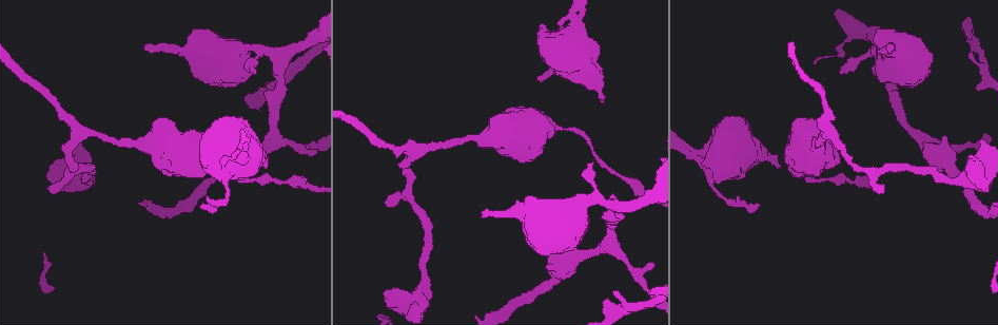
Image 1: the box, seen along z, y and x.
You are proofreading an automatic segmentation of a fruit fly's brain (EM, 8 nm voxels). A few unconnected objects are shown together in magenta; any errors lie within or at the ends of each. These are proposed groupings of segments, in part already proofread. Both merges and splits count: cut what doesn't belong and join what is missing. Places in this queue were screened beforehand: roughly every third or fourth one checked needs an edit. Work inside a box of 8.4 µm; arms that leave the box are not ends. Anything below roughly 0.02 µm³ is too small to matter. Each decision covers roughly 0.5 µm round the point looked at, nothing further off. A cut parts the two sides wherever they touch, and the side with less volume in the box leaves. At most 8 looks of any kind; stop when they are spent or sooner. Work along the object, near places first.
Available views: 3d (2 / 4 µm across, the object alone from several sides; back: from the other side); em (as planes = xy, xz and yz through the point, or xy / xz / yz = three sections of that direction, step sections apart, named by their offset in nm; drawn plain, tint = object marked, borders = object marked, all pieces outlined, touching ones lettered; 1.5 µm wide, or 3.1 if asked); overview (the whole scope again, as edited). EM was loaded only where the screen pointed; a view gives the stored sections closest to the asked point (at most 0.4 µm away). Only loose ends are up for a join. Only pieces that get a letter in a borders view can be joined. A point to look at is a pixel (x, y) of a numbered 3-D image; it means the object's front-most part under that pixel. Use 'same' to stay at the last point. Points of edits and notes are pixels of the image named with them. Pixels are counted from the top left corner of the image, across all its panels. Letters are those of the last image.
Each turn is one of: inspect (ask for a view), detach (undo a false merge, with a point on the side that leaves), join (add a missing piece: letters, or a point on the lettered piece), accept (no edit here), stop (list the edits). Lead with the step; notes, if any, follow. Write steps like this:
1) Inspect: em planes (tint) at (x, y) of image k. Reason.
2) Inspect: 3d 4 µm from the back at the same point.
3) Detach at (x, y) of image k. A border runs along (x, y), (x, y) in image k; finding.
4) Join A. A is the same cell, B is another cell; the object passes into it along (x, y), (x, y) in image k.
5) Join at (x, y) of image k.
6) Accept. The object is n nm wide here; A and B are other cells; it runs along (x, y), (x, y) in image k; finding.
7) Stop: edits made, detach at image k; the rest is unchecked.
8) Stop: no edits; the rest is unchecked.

Inspect: em planes (borders) at (839, 73) of image 1. An open end.

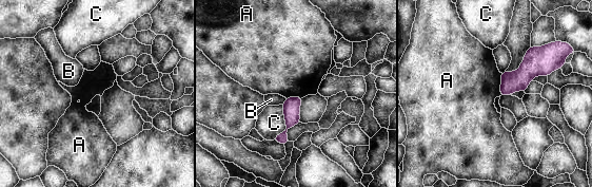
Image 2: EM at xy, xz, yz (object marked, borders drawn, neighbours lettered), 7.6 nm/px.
Accept. A, B and C are other cells; it runs along (298, 99), (291, 108), (282, 141) in image 2; no lettered piece goes on from it.

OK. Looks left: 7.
Inspect: 3d 2 µm at (613, 294) of image 1. Branch stops here.

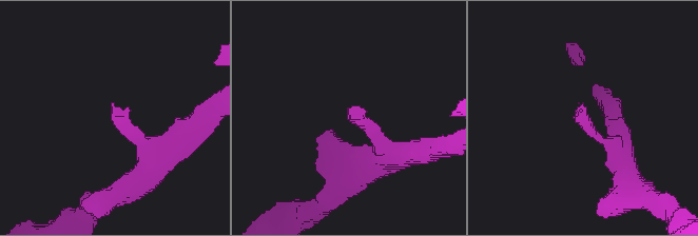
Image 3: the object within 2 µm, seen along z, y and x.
Inspect: em planes (plain) at (580, 105) of image 3. Need the tissue.

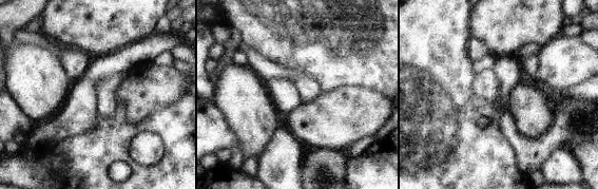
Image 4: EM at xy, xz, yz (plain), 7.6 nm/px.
Inspect: em planes (borders) at the same point.

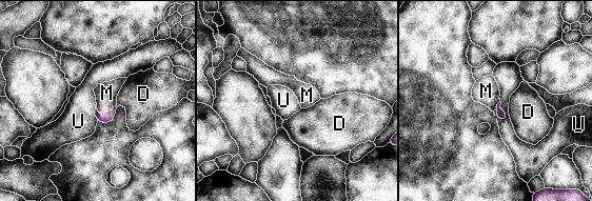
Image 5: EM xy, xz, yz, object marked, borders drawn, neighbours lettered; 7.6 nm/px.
Join M. The longest contact is with M, 160 nm; M is the same cell, D and U are other cells; it goes on there.

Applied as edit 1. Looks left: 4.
Inspect: overview.

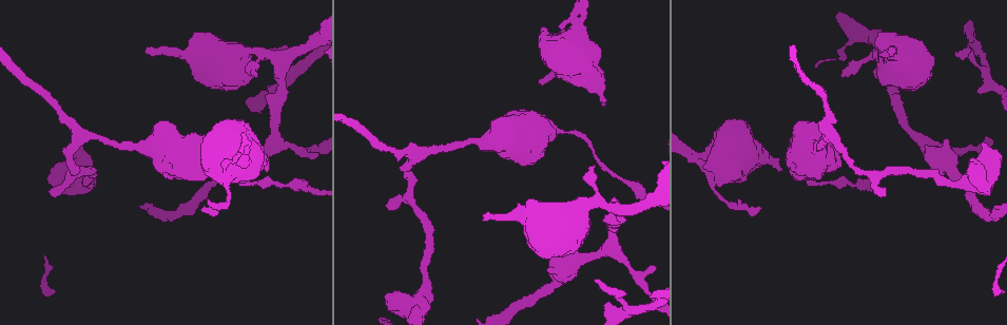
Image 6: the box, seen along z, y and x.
Inspect: em planes (borders) at (605, 104) of image 6. An open end.

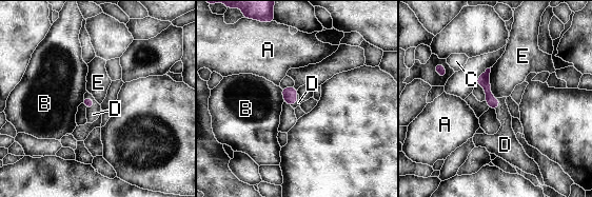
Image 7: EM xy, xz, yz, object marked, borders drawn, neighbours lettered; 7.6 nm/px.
Join D. D is the same cell, A, B, C and E are other cells; the object passes into it along (89, 103), (93, 100), (93, 114) in image 7; the cell continues.

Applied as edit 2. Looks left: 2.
Stop: edits made, join at image 5, join at image 7; the rest is unchecked.

